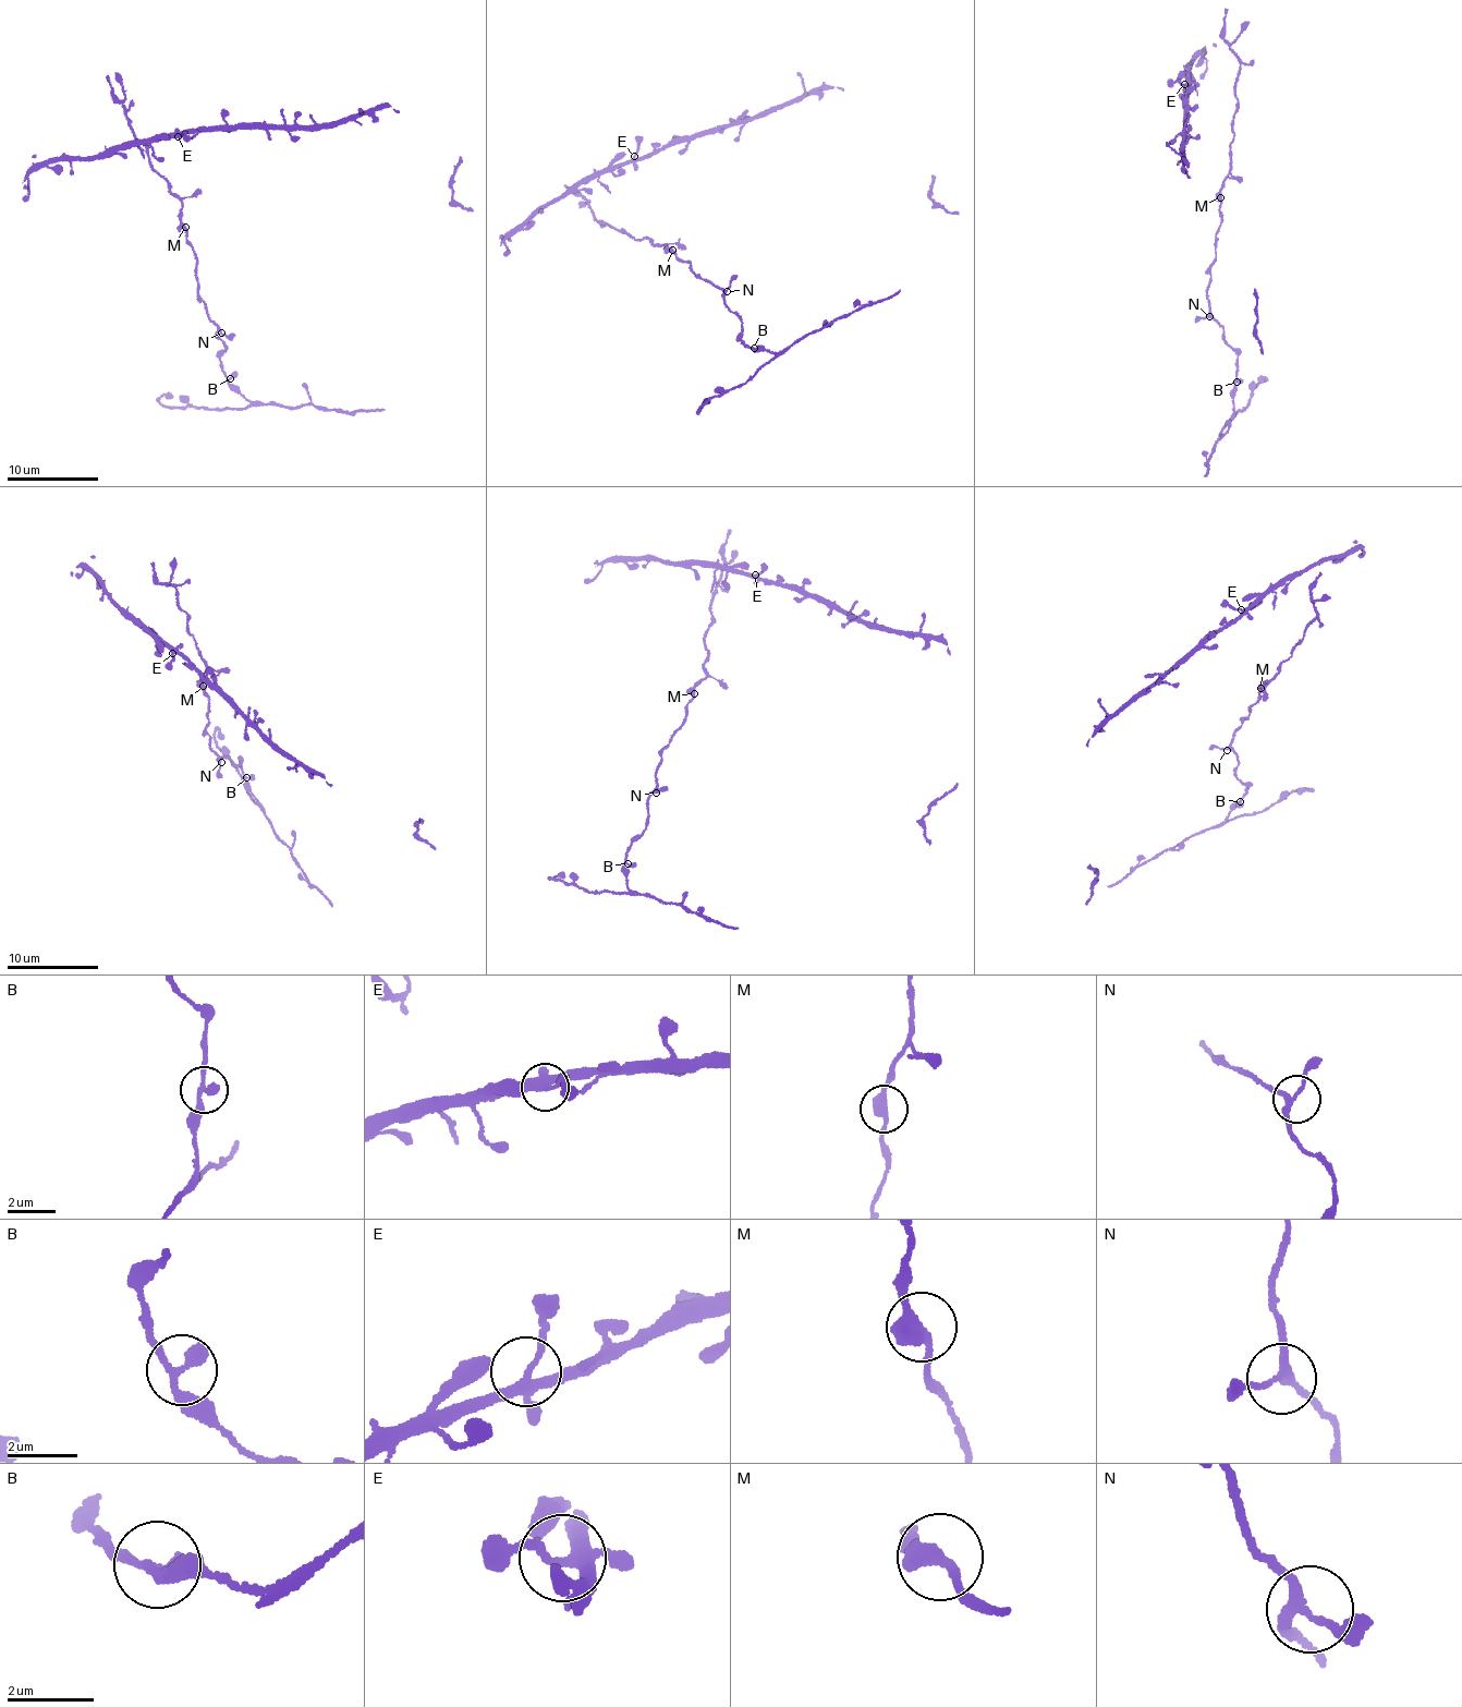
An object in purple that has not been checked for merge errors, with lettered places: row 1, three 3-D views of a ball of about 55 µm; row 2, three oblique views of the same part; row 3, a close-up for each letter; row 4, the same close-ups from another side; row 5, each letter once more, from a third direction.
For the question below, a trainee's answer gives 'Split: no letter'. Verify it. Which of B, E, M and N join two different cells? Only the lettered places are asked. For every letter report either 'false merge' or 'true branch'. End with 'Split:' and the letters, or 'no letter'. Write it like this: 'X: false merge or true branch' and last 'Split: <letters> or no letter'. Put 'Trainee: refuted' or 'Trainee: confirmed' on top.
Trainee: confirmed
B: true branch
E: true branch
M: true branch
N: true branch
Split: no letter

